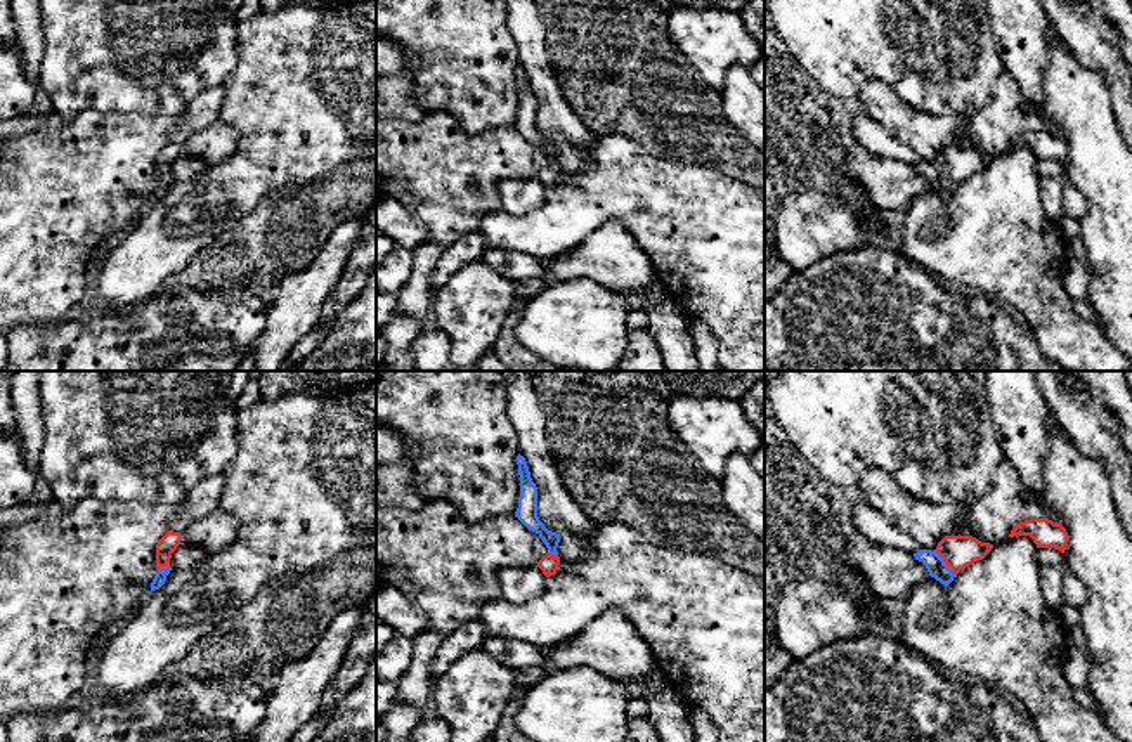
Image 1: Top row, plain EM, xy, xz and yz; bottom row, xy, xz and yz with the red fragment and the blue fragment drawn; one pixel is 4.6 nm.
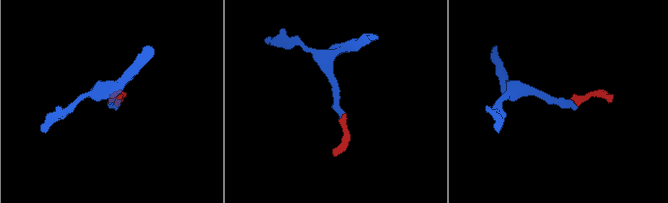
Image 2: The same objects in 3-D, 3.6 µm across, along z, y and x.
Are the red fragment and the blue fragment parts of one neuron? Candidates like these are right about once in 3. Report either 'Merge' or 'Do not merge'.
Merge

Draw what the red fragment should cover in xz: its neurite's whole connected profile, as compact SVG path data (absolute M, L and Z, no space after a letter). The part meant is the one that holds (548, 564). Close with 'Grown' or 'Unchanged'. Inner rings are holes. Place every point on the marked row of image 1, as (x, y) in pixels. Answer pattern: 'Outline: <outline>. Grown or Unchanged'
Outline: M517 456L520 473L520 498L515 517L532 532L536 532L548 548L548 553L537 562L546 577L555 576L560 565L558 543L560 534L551 532L537 517L537 487L530 478L530 472L524 456Z. Grown

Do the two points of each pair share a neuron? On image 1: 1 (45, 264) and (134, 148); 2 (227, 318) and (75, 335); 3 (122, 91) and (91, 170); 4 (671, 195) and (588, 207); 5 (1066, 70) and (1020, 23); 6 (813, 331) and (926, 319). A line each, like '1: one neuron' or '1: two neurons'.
1: one neuron
2: one neuron
3: two neurons
4: one neuron
5: two neurons
6: one neuron

